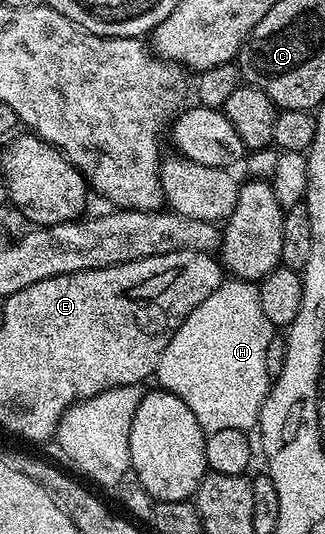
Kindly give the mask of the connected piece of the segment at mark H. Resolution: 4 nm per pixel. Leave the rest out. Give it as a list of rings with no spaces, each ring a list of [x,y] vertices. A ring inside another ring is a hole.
[[[225,279],[210,298],[198,302],[198,306],[190,310],[174,338],[166,342],[166,350],[162,350],[162,358],[158,358],[154,380],[160,383],[157,385],[163,391],[186,402],[194,418],[198,418],[198,426],[202,426],[206,434],[214,430],[248,432],[259,425],[260,411],[268,396],[270,381],[266,374],[266,346],[270,346],[273,339],[274,325],[262,311],[259,287],[251,280]]]

